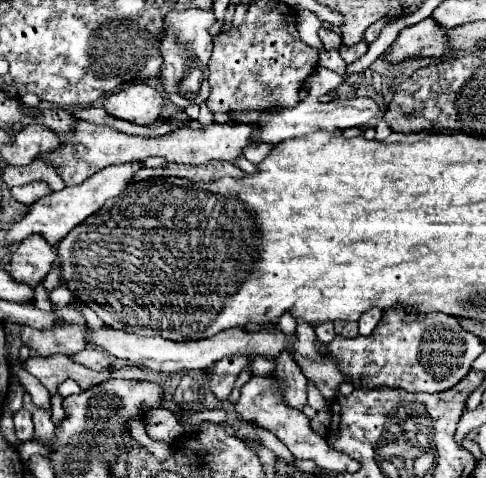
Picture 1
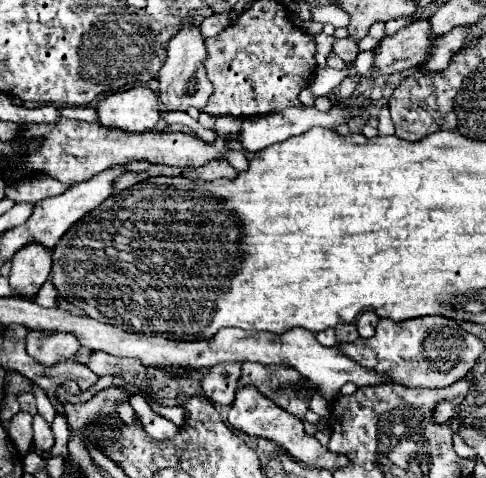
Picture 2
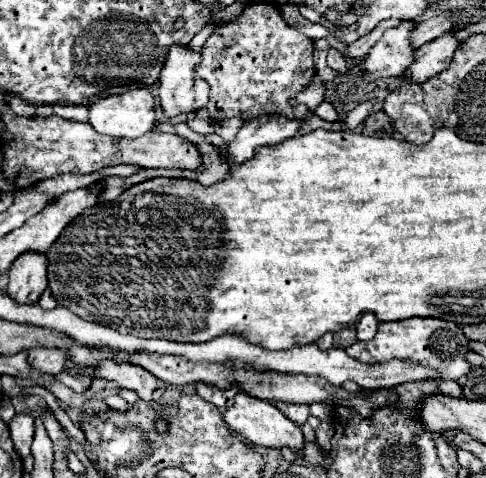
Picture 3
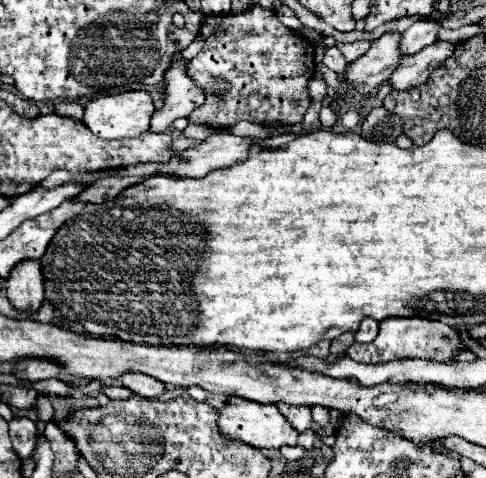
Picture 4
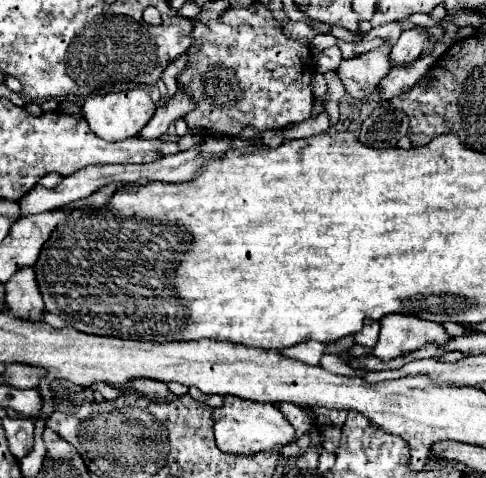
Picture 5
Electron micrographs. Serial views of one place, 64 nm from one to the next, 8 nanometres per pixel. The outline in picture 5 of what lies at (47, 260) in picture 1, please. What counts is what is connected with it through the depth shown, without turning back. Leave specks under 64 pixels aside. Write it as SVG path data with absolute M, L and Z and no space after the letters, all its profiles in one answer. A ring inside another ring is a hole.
M32 266L20 268L6 282L6 306L16 318L24 320L40 320L44 312L44 302L40 296L40 288L36 284L36 272Z

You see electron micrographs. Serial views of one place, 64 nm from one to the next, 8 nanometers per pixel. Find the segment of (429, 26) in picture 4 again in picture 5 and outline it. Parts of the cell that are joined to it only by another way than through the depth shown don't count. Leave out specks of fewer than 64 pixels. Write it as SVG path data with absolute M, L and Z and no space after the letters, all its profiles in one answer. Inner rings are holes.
M414 26L410 30L404 30L402 36L398 38L398 42L392 46L392 64L408 64L412 60L416 60L422 50L430 44L430 36L428 36L428 28L424 26Z

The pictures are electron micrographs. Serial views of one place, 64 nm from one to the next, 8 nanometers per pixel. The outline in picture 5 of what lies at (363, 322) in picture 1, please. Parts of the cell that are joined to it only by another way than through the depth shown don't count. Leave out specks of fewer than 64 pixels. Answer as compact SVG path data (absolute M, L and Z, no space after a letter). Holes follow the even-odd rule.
M364 320L364 328L354 338L362 346L374 346L378 340L378 330L380 330L380 326L376 320Z

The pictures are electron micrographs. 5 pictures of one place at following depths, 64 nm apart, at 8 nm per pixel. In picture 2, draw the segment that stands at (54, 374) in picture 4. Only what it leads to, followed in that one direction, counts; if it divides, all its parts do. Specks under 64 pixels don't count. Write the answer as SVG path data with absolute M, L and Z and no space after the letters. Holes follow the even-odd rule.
M28 330L26 334L26 352L44 366L52 366L60 360L74 358L80 350L80 340L70 332L44 334L40 330Z

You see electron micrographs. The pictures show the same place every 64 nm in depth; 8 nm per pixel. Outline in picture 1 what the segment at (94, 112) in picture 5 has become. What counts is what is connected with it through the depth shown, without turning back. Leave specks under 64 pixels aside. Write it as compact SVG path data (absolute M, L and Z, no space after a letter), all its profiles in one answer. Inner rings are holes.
M130 84L118 94L110 94L104 100L104 108L116 118L140 126L150 126L160 118L160 112L164 108L164 96L160 90L148 84Z

